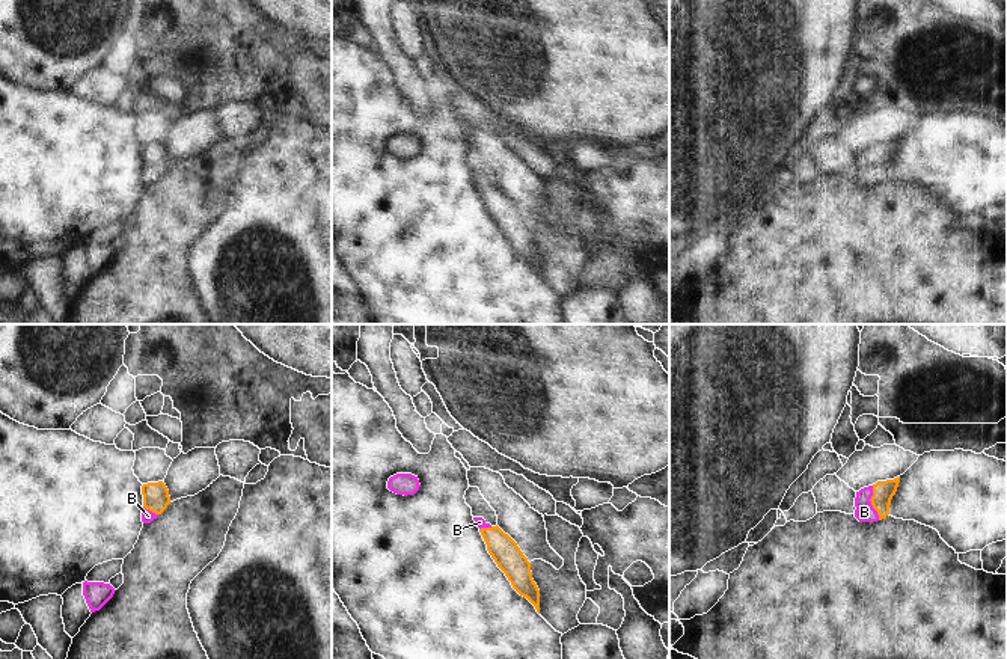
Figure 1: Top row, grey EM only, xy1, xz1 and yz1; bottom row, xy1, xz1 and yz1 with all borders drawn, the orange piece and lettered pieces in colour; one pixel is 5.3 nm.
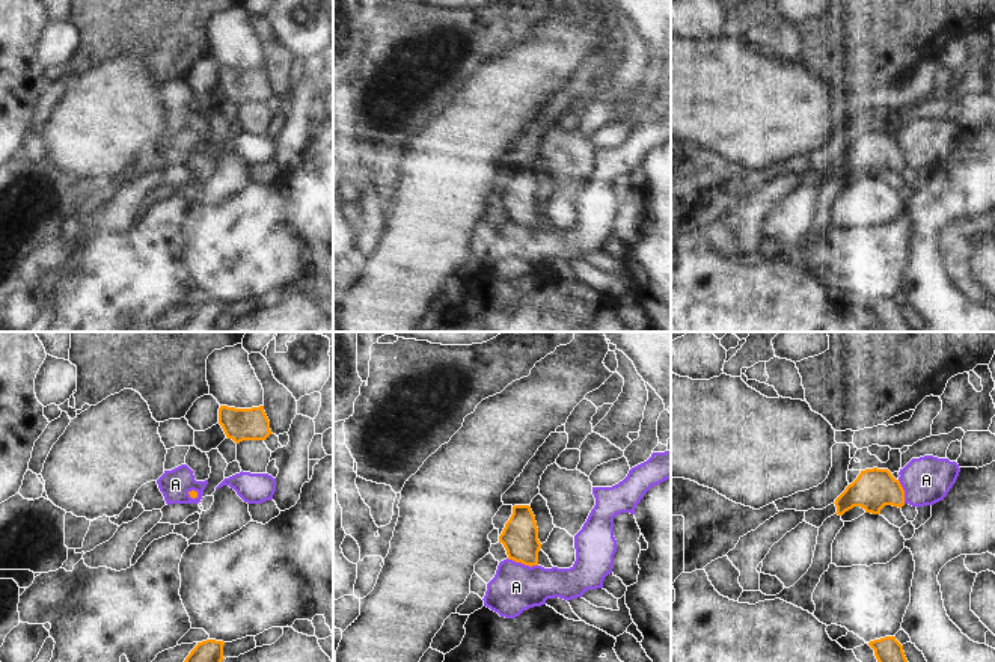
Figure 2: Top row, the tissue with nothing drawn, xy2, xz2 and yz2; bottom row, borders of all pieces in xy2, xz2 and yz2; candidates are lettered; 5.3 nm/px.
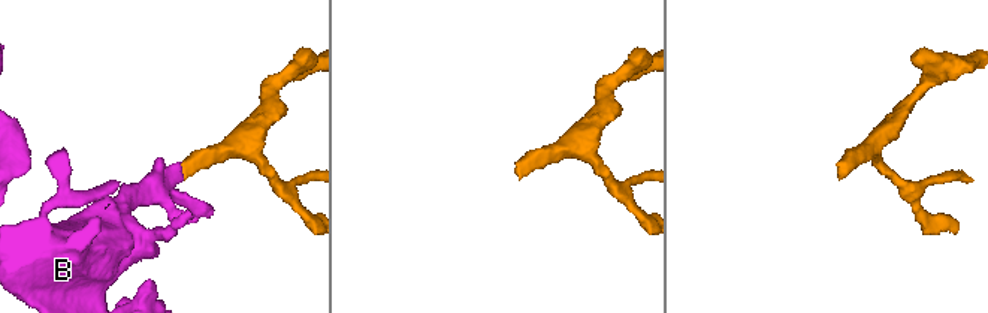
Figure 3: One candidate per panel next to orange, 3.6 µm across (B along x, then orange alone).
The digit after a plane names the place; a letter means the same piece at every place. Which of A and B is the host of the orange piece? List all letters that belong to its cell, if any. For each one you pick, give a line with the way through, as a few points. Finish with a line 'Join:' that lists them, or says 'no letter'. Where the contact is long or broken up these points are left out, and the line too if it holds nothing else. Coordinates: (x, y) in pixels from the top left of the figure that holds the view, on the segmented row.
B: Path across: yz1 (882, 490), (872, 502), (864, 511)
Join: B

